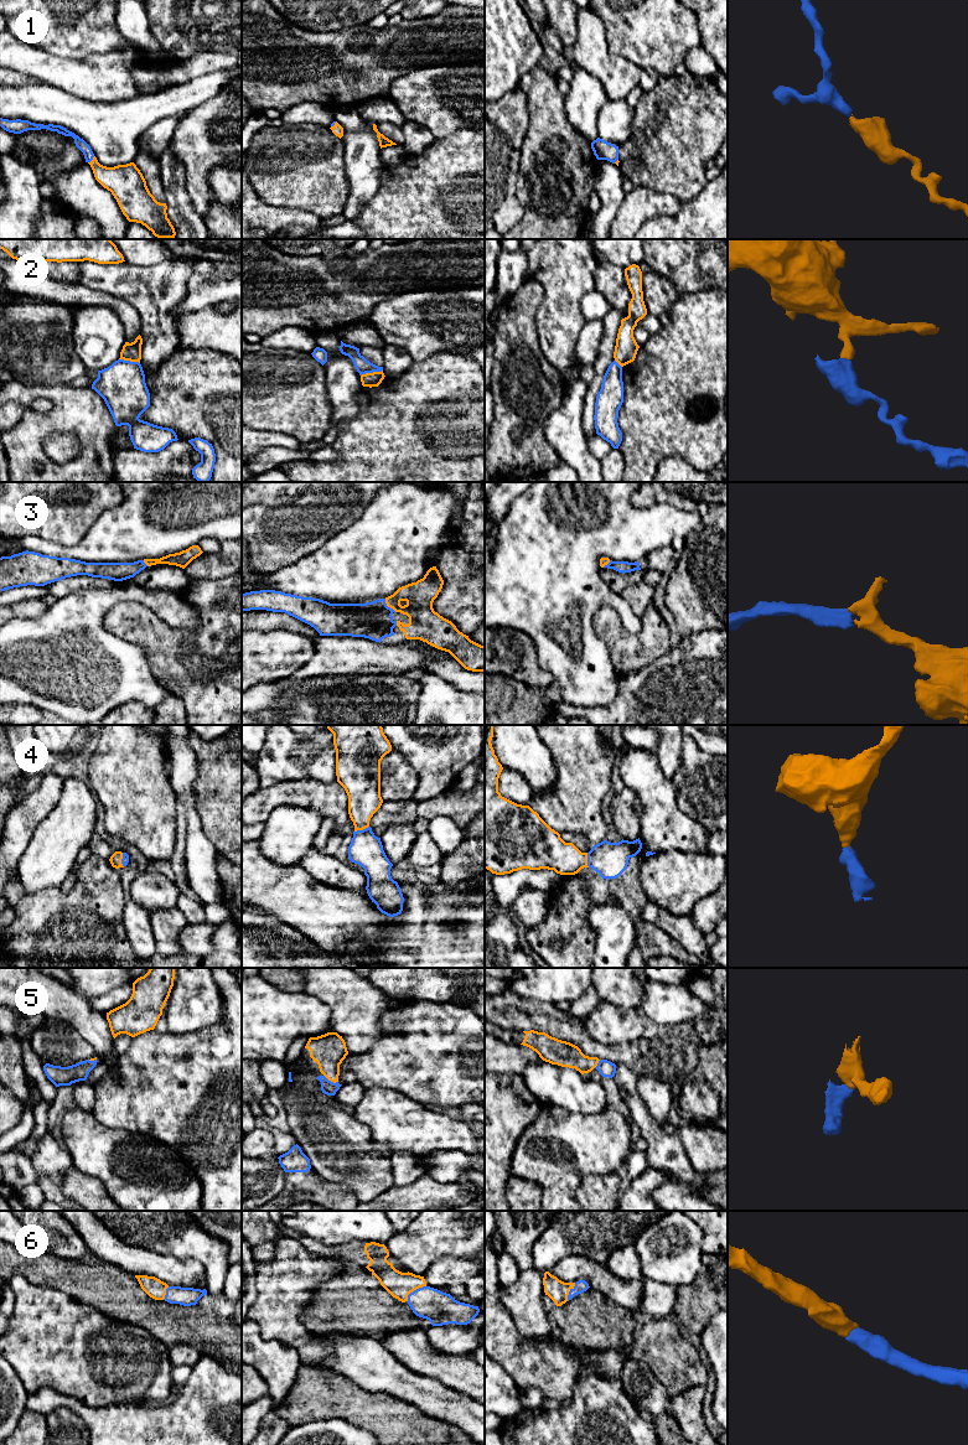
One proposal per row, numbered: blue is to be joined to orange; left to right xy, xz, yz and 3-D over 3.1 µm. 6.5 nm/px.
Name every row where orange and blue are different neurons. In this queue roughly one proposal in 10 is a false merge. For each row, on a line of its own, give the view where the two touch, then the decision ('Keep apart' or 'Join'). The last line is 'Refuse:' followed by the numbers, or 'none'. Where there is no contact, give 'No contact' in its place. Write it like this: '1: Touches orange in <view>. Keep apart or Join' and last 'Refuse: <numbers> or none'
1: Touches orange in xy. Join
2: Touches orange in xz. Keep apart
3: Touches orange in xz. Join
4: Touches orange in xz. Join
5: Touches orange in xz. Join
6: Touches orange in xz. Join
Refuse: 2

